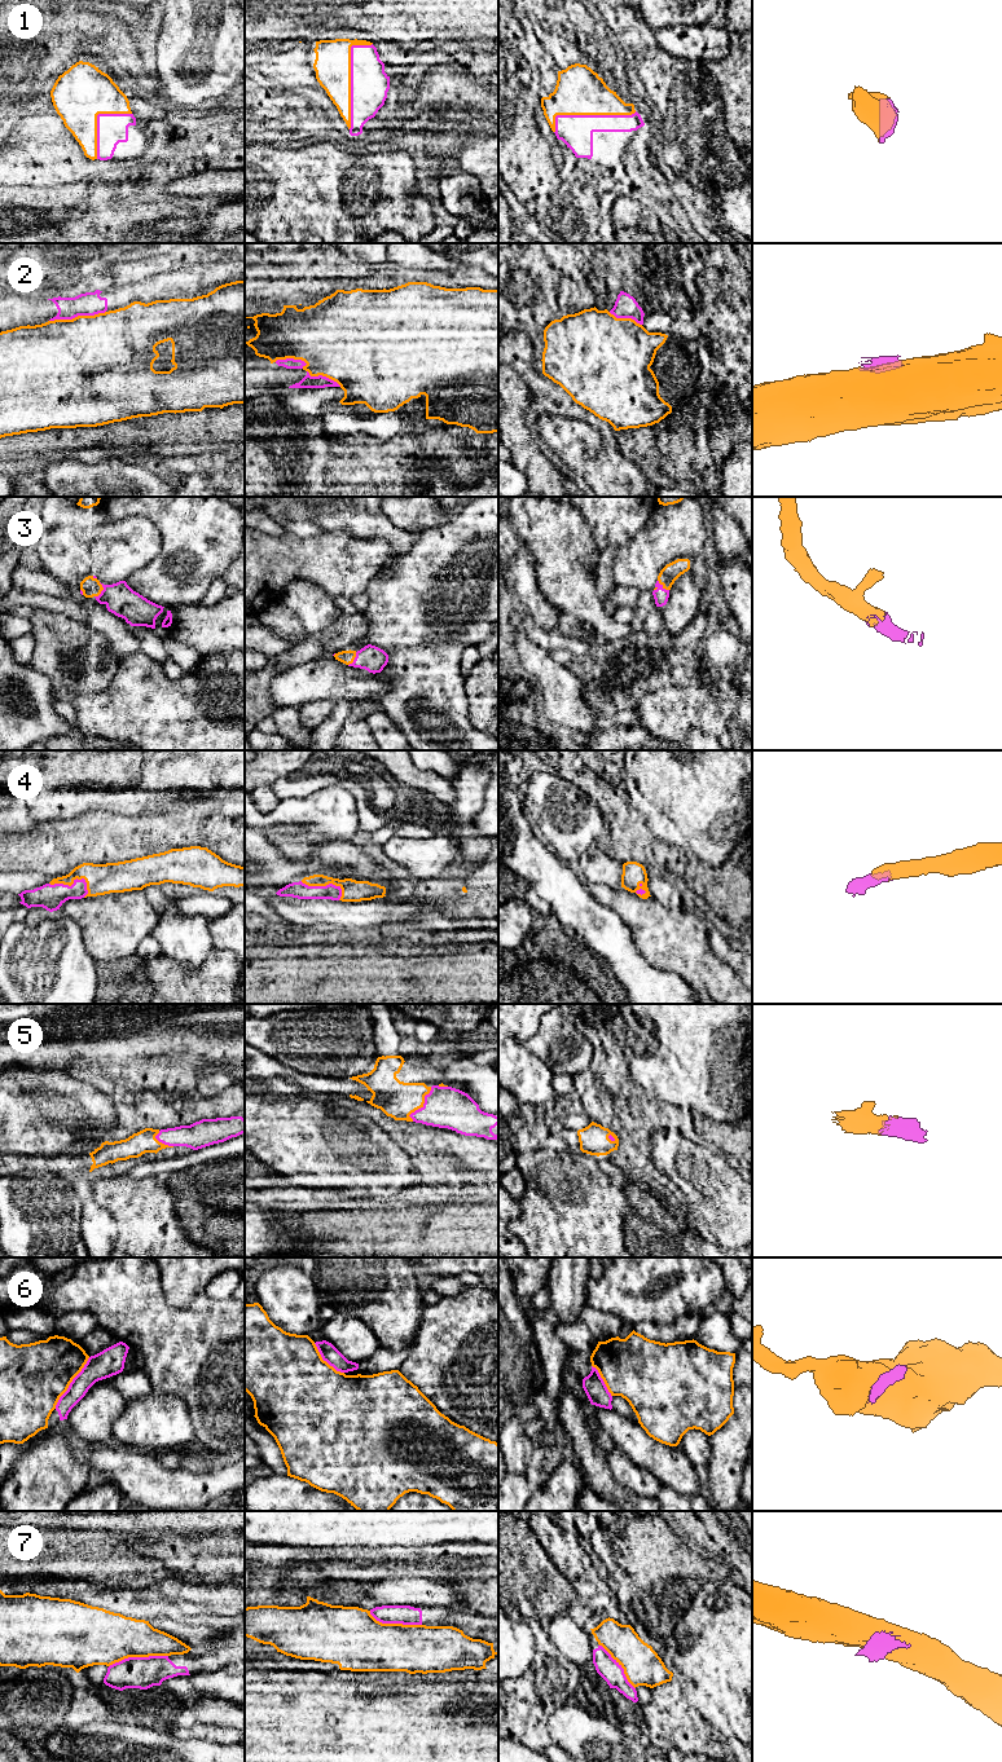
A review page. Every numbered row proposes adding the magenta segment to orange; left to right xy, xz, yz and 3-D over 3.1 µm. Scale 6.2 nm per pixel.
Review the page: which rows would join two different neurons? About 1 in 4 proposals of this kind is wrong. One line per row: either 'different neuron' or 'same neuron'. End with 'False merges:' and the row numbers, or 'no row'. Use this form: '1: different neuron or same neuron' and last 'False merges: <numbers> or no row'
1: same neuron
2: different neuron
3: same neuron
4: same neuron
5: same neuron
6: different neuron
7: different neuron
False merges: 2, 6, 7

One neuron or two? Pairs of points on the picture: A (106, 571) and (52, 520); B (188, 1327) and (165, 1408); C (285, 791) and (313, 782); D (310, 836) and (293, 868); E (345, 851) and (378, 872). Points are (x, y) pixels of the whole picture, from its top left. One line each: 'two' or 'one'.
A: one
B: two
C: one
D: two
E: one

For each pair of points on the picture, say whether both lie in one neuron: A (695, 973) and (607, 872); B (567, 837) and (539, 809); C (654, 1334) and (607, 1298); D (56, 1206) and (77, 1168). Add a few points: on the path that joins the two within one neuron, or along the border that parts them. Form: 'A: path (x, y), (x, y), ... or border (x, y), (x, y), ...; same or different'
A: border (590, 882), (620, 888); different
B: path (562, 829), (546, 814); same
C: border (671, 1324), (655, 1325), (642, 1321), (633, 1326); different
D: border (42, 1171), (71, 1177); different

